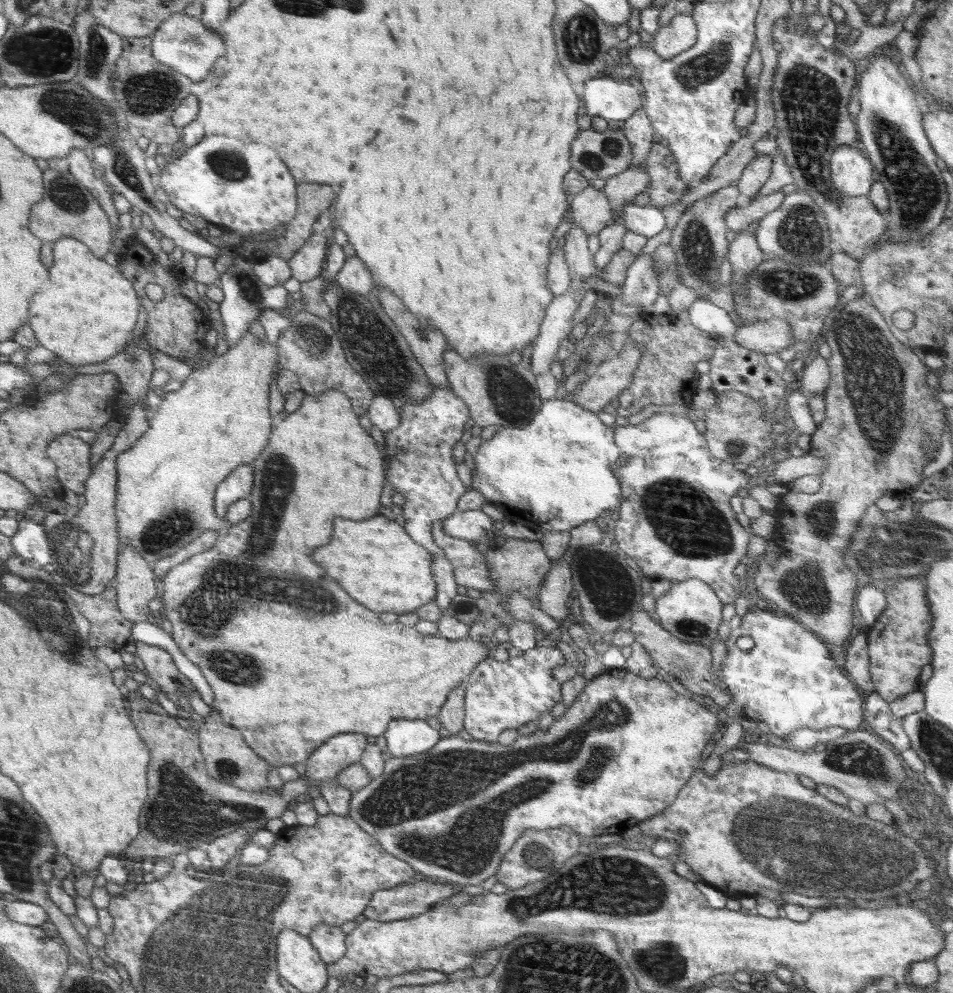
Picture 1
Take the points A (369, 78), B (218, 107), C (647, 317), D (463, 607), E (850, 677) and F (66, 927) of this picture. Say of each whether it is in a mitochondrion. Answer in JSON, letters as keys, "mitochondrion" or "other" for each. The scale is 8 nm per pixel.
{"A":"other","B":"other","C":"other","D":"other","E":"other","F":"other"}

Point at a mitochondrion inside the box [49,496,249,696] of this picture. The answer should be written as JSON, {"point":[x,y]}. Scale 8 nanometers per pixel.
{"point":[166,530]}

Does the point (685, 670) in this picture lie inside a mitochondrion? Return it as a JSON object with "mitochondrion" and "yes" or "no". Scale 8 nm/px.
{"mitochondrion":"yes"}

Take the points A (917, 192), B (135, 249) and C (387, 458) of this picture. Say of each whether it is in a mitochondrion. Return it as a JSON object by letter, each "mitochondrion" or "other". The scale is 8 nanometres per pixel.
{"A":"mitochondrion","B":"other","C":"other"}

